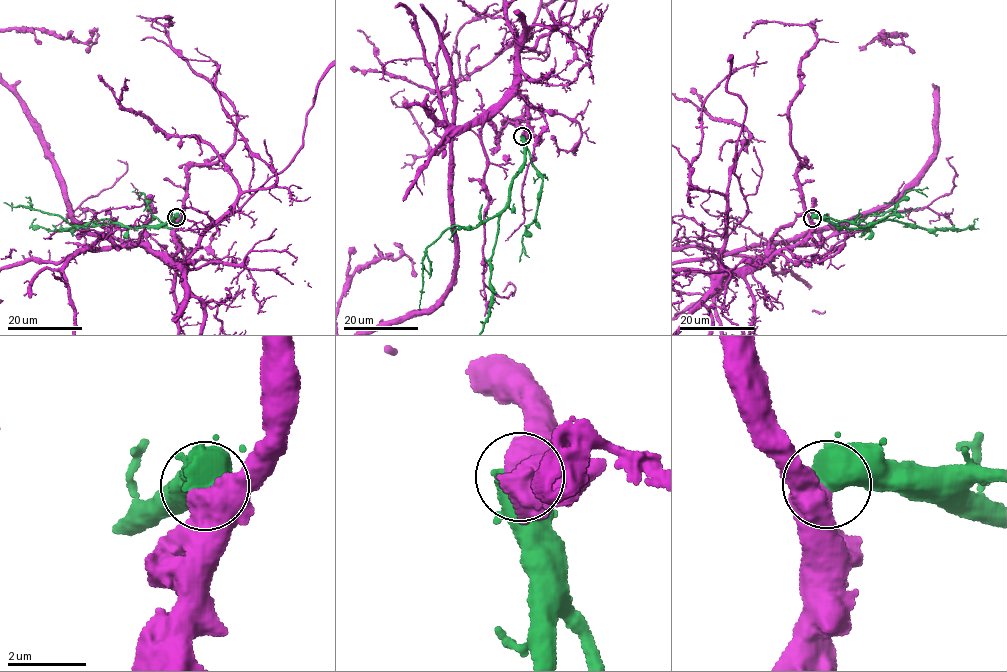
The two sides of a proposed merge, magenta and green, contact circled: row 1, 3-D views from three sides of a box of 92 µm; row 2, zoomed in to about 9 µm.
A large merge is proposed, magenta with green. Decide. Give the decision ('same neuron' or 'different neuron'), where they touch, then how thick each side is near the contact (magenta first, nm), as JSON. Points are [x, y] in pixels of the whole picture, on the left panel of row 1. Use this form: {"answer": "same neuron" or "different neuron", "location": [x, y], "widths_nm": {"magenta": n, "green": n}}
{"answer": "different neuron", "location": [176, 217], "widths_nm": {"magenta": 800, "green": 750}}

